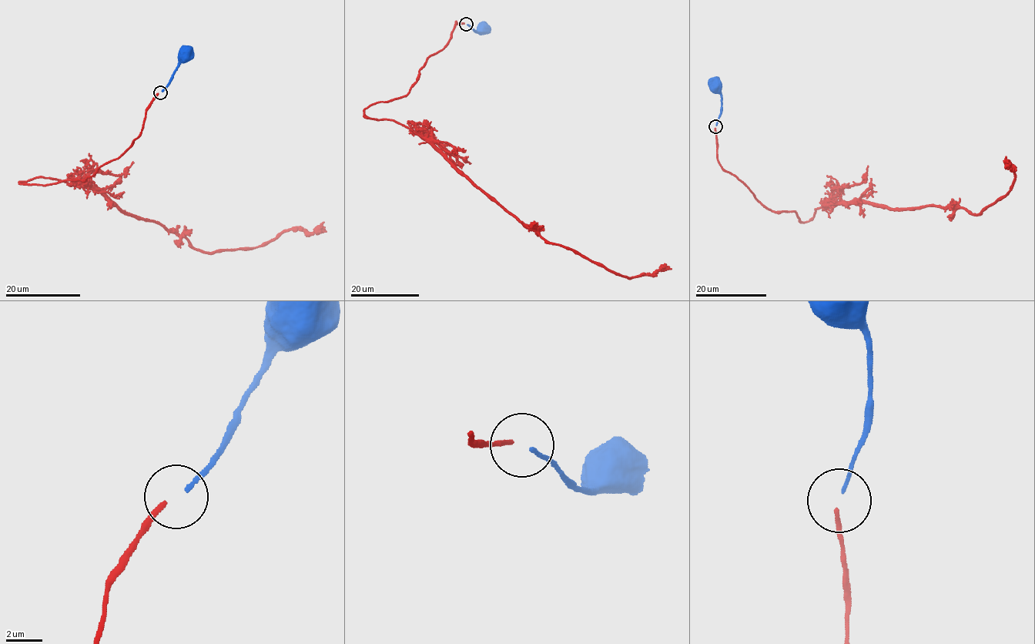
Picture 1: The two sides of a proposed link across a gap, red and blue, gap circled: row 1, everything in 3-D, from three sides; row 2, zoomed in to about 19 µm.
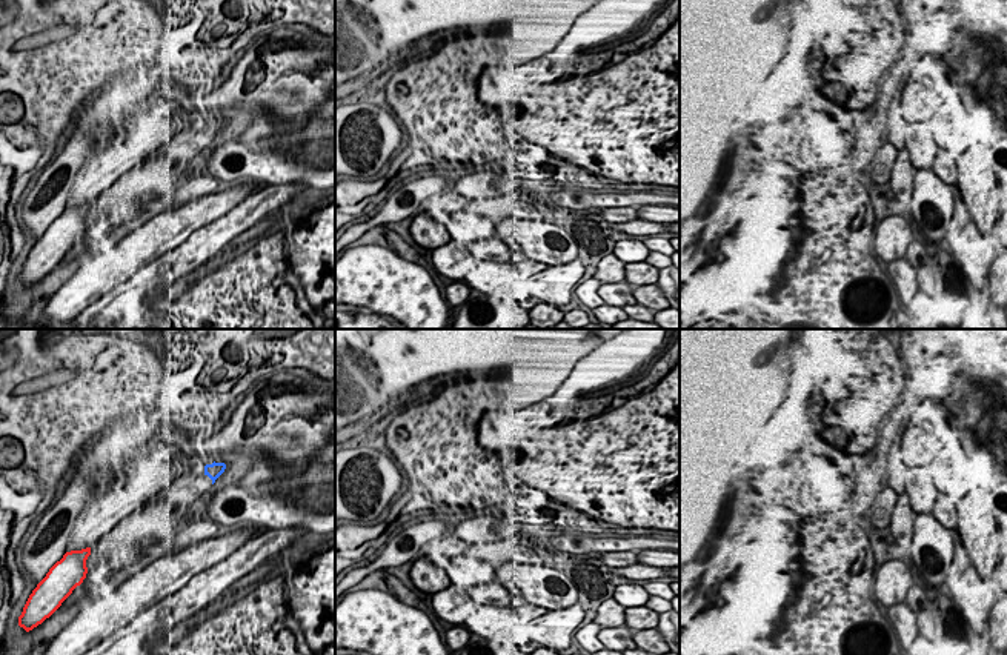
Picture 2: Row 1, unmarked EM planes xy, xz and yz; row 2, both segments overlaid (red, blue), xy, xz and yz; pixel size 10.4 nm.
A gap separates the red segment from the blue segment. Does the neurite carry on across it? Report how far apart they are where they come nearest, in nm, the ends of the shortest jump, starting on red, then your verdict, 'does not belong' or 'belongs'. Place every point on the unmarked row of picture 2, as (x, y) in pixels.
1400 nm apart; from red across xy (89, 203), (205, 129); belongs

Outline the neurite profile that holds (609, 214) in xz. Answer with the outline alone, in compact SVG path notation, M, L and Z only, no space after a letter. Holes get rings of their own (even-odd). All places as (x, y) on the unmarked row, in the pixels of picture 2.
M604 208L597 209L607 223L626 223L630 220L640 220L636 208Z

